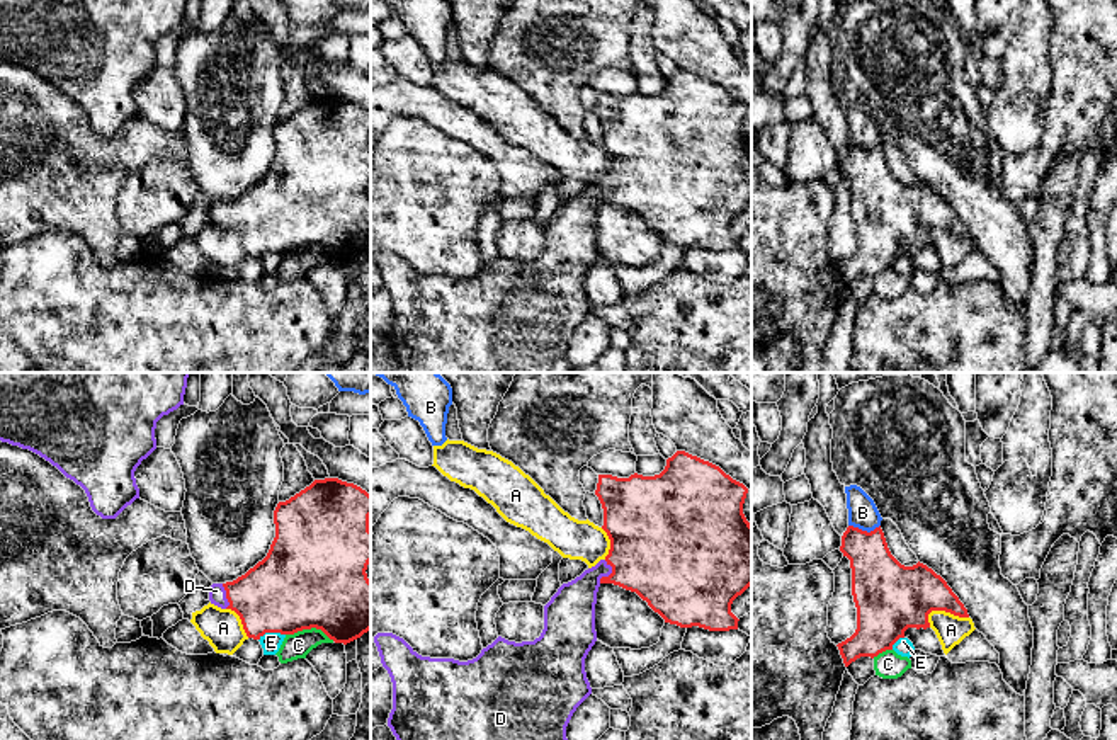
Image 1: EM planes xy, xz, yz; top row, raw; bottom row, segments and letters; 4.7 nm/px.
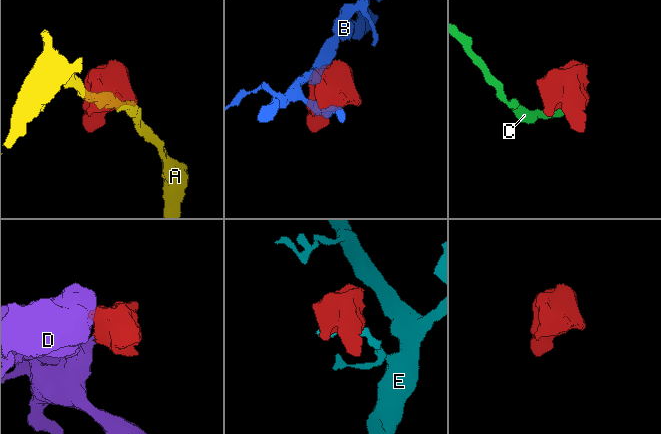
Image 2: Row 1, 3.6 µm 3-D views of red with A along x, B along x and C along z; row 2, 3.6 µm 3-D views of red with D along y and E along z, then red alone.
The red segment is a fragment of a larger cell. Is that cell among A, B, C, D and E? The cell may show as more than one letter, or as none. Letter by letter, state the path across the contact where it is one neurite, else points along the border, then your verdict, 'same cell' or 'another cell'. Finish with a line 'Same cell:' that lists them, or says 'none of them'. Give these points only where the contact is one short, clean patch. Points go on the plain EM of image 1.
A: another cell
B: another cell
C: another cell
D: runs through xz (657, 169), (646, 179), (611, 193), (601, 193), (572, 228); same cell
E: another cell
Same cell: D

